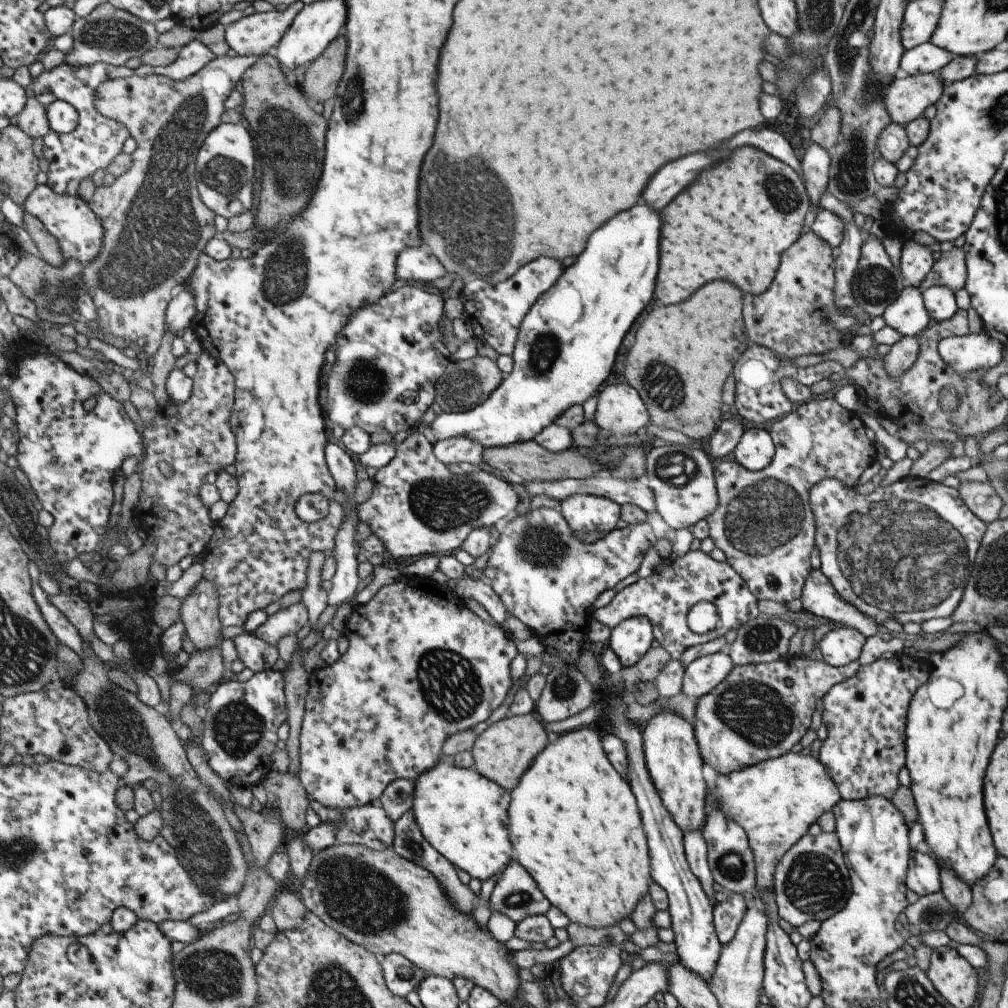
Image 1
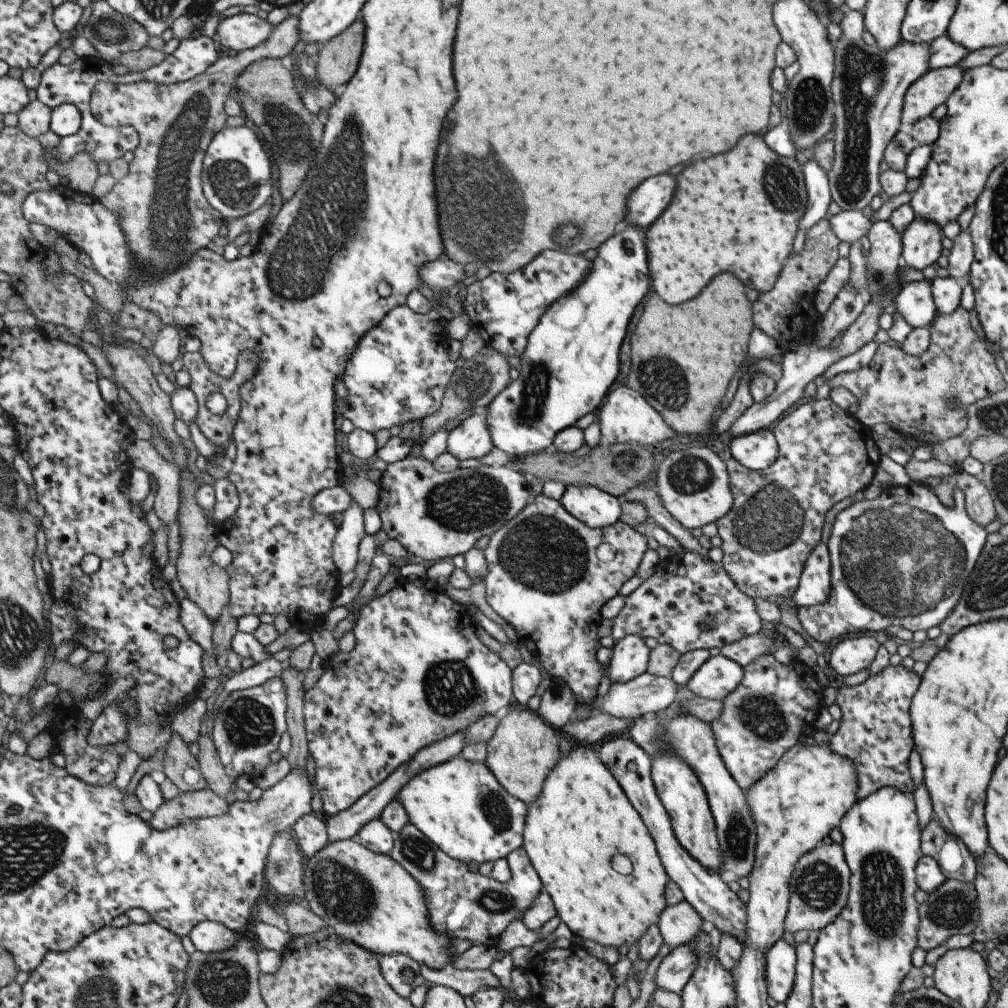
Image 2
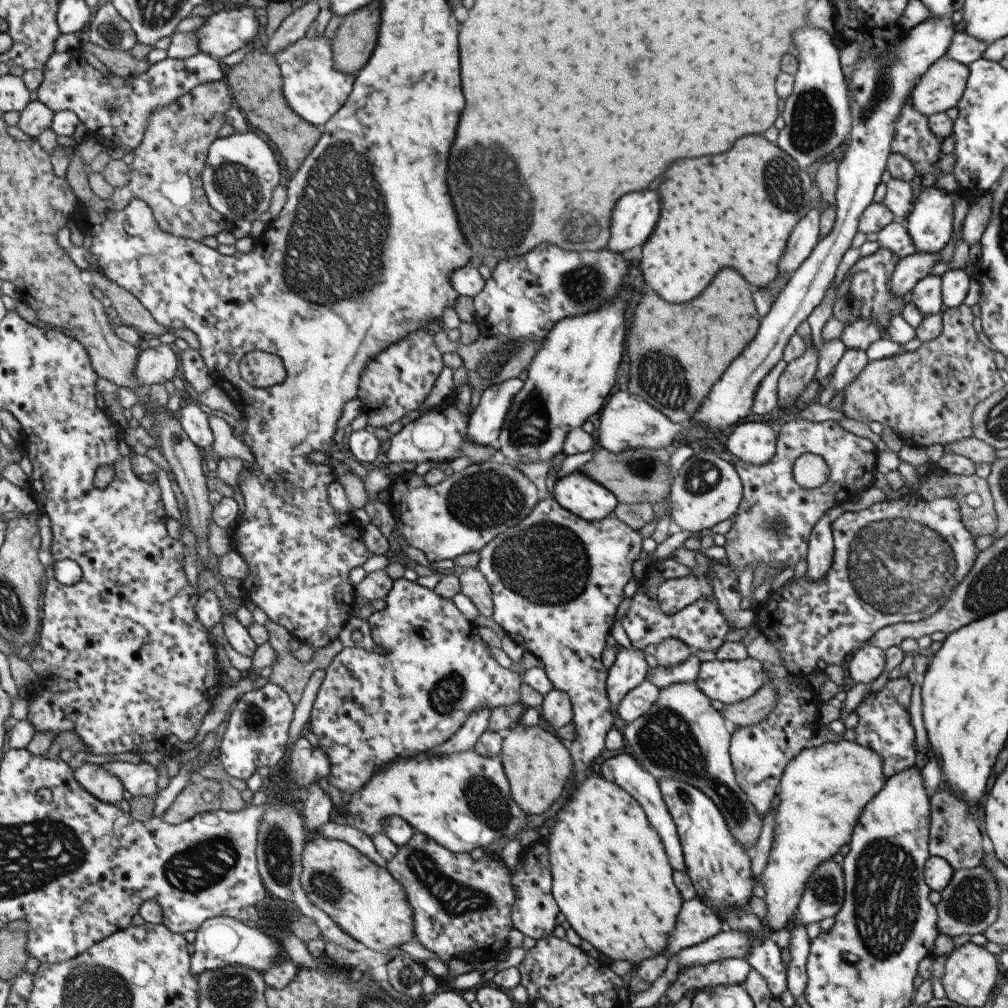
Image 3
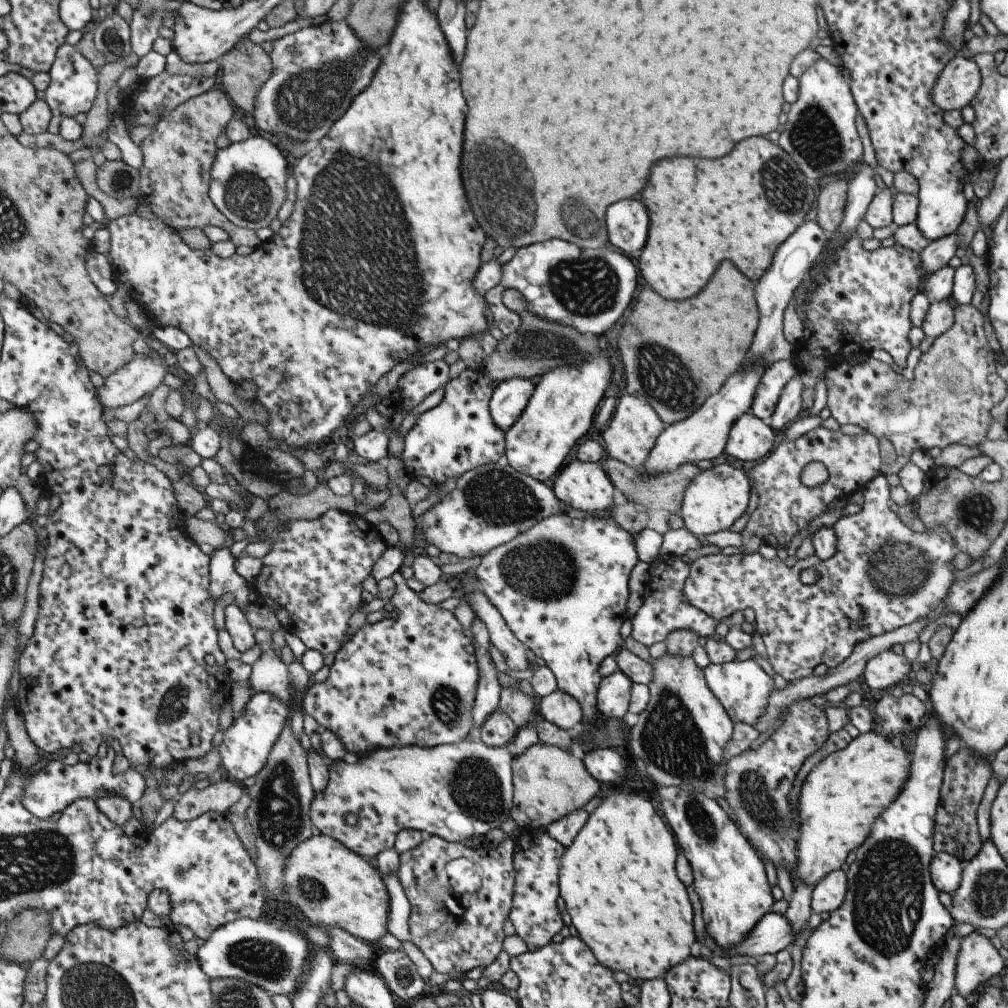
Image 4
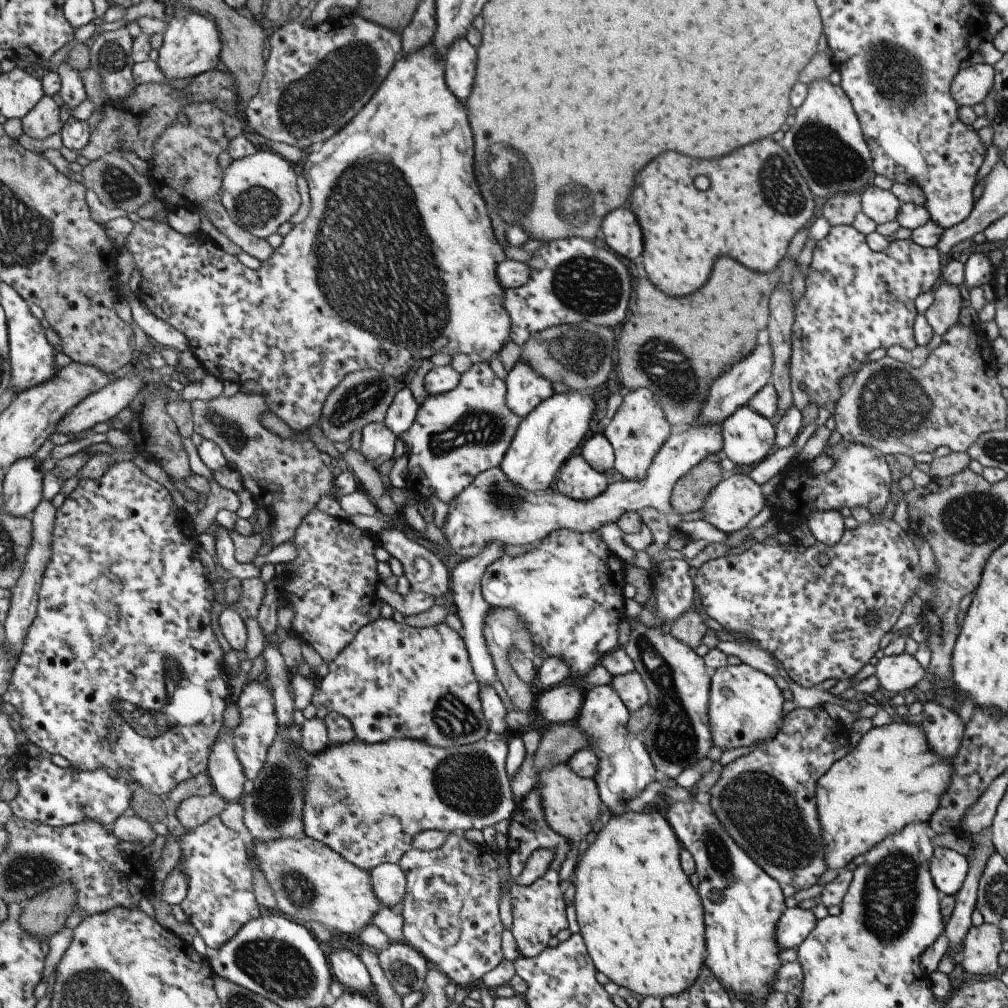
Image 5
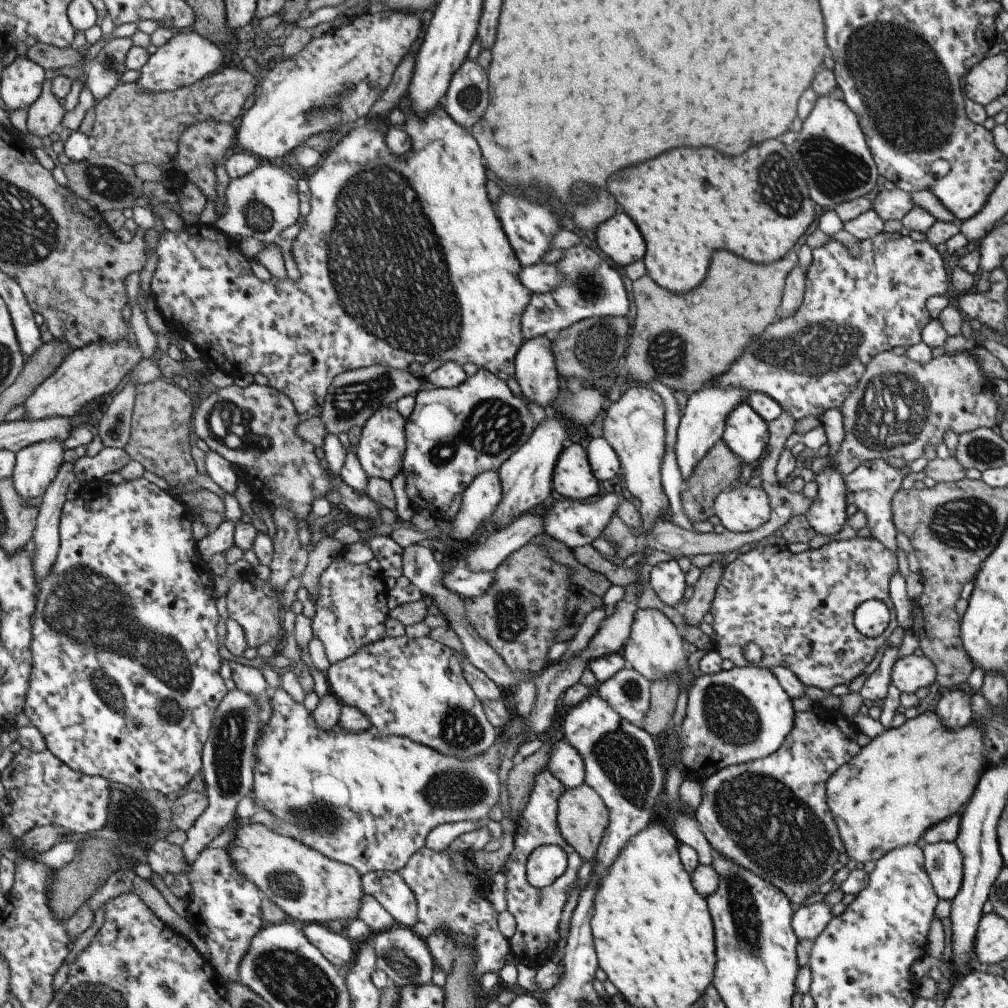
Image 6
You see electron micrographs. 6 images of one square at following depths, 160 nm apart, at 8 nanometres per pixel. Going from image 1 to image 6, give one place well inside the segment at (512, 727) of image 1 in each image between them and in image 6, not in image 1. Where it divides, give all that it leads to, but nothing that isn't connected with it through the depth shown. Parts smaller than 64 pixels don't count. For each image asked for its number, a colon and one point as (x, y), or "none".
2: (522, 749)
3: (537, 765)
4: (548, 782)
5: (570, 804)
6: (582, 818)

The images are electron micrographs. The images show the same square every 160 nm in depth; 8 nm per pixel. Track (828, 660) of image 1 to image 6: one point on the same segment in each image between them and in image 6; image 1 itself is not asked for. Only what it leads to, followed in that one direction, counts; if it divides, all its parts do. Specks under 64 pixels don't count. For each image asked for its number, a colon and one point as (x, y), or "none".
2: (846, 657)
3: (865, 664)
4: (886, 669)
5: (895, 674)
6: (907, 674)

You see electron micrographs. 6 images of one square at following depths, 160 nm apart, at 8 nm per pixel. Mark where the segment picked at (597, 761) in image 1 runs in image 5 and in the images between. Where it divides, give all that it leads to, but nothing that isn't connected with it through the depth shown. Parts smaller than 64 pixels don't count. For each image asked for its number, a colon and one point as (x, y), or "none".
2: (581, 818)
3: (611, 879)
4: (617, 878)
5: (641, 922)

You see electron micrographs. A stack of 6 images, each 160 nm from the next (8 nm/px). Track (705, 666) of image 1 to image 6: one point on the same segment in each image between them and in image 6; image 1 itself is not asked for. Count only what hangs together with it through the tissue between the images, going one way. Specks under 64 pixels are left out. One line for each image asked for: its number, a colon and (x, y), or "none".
2: (717, 676)
3: (729, 682)
4: (741, 687)
5: (744, 705)
6: (742, 714)

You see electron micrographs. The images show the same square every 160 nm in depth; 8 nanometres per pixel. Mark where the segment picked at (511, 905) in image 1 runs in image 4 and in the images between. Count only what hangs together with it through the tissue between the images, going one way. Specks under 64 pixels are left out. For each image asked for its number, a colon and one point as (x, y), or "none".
2: (468, 906)
3: (460, 907)
4: (459, 898)

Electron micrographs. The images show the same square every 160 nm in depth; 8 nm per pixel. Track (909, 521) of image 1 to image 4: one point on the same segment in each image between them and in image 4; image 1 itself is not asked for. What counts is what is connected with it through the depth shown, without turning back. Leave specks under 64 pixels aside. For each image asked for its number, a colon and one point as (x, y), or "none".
2: (902, 558)
3: (895, 561)
4: (883, 575)

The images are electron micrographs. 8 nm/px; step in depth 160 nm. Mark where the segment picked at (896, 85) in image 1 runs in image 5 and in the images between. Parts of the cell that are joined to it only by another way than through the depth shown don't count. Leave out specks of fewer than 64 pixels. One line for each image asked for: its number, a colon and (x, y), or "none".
2: (932, 88)
3: (941, 85)
4: (957, 83)
5: (969, 86)

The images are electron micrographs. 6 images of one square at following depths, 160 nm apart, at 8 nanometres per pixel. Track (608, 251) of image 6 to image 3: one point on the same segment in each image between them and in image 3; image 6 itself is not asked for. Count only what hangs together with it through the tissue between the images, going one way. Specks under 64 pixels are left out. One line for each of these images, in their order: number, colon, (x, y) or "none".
3: (632, 219)
4: (626, 222)
5: (619, 228)

